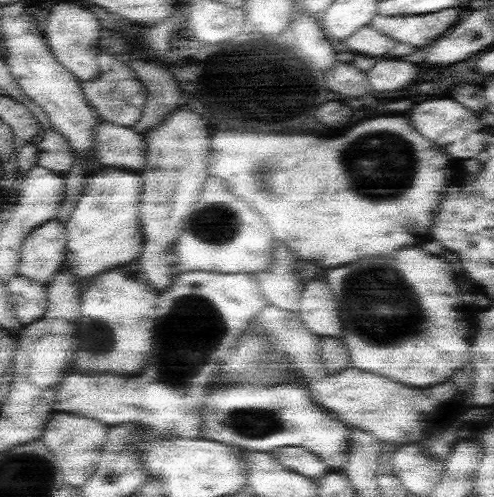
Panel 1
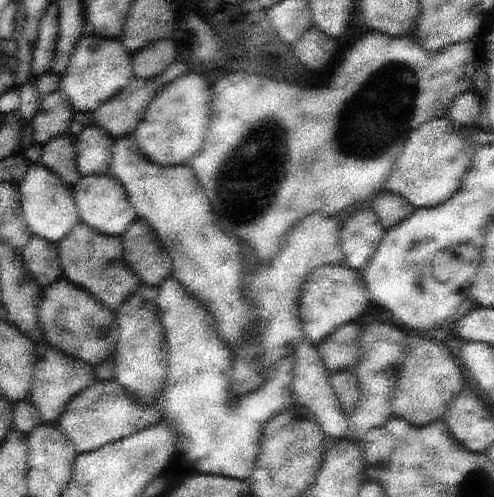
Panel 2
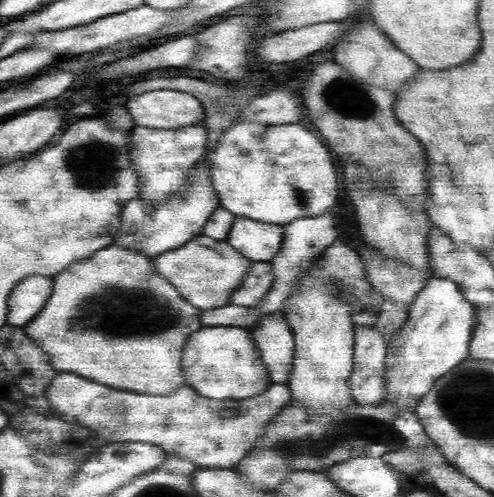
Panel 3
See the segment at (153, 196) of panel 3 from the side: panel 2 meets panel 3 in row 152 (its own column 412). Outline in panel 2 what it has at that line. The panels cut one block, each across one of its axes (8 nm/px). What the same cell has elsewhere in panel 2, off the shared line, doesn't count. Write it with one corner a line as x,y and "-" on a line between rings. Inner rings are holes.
443,116
425,122
417,130
409,132
405,150
401,152
391,178
387,178
387,192
403,196
413,204
413,208
435,208
457,192
465,172
471,168
473,154
475,146
459,124

